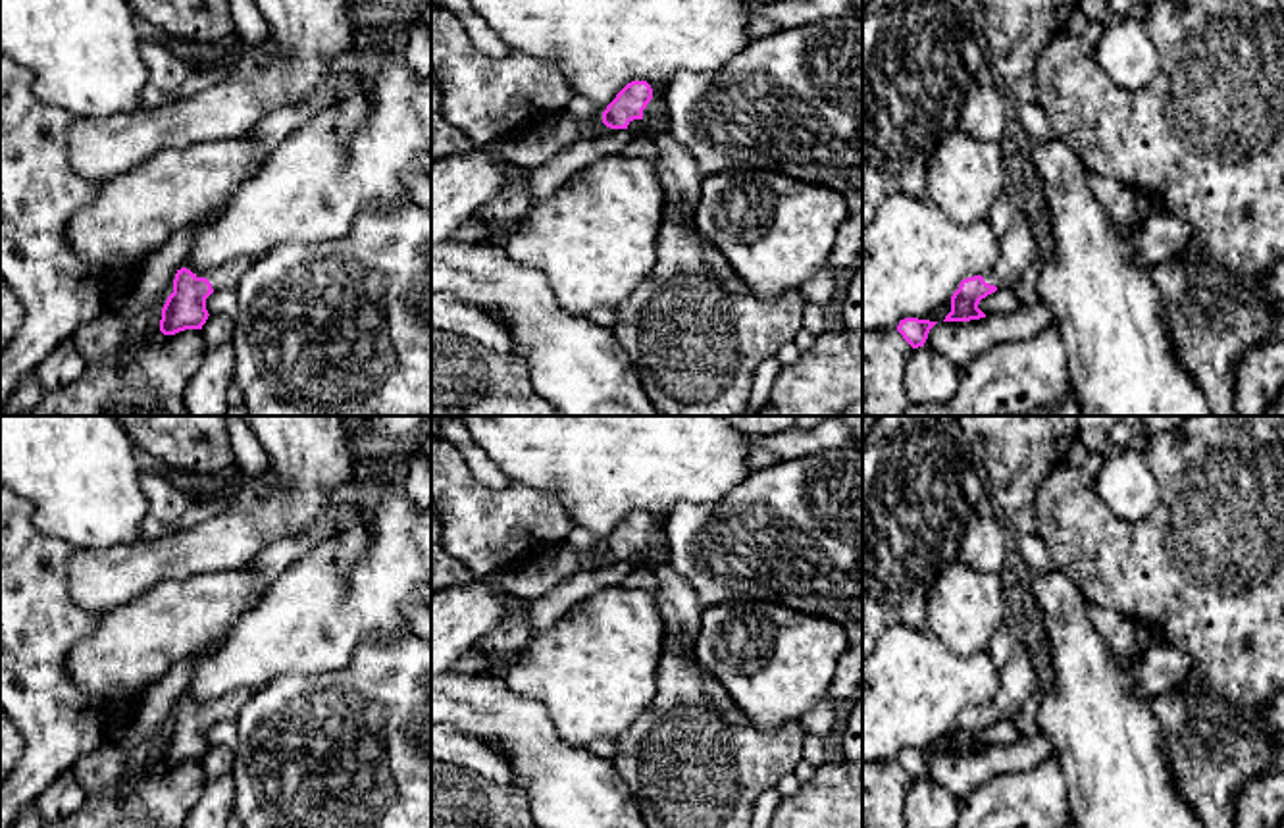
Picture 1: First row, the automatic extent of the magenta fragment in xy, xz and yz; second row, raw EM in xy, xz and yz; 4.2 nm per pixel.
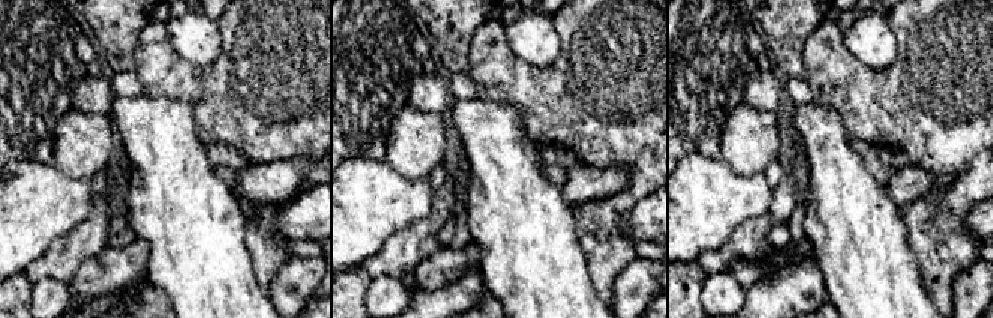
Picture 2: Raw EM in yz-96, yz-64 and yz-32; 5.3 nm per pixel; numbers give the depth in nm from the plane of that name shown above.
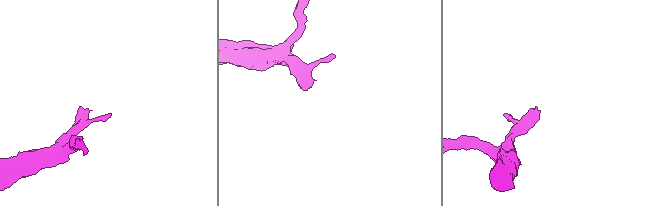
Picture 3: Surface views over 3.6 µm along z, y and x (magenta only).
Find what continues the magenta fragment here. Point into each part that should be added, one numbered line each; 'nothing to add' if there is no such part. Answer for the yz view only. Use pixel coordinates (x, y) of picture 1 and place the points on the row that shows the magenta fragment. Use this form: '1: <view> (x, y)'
1: yz (1019, 249)

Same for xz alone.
1: xz (647, 126)

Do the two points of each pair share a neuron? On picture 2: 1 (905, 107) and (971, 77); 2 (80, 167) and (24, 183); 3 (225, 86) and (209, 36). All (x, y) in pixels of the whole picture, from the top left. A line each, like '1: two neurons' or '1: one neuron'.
1: one neuron
2: two neurons
3: two neurons

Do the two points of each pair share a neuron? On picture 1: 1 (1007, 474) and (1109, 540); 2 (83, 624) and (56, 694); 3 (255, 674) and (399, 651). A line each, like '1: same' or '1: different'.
1: different
2: same
3: different

